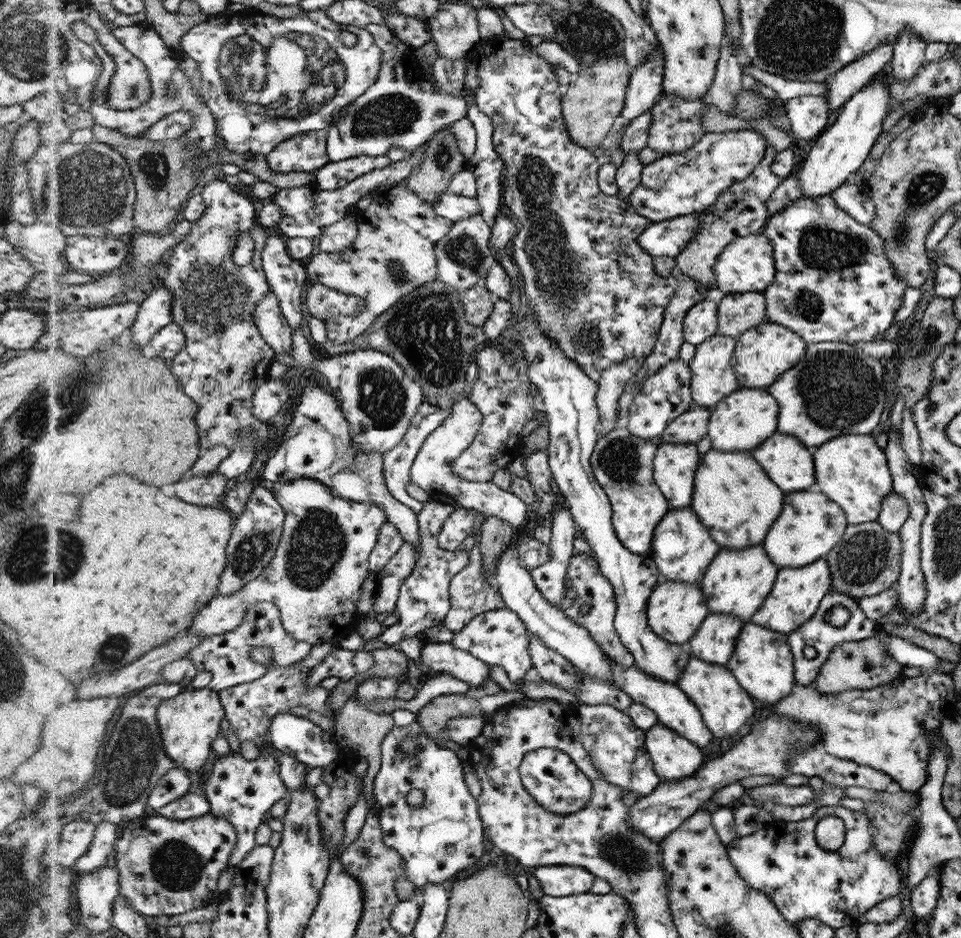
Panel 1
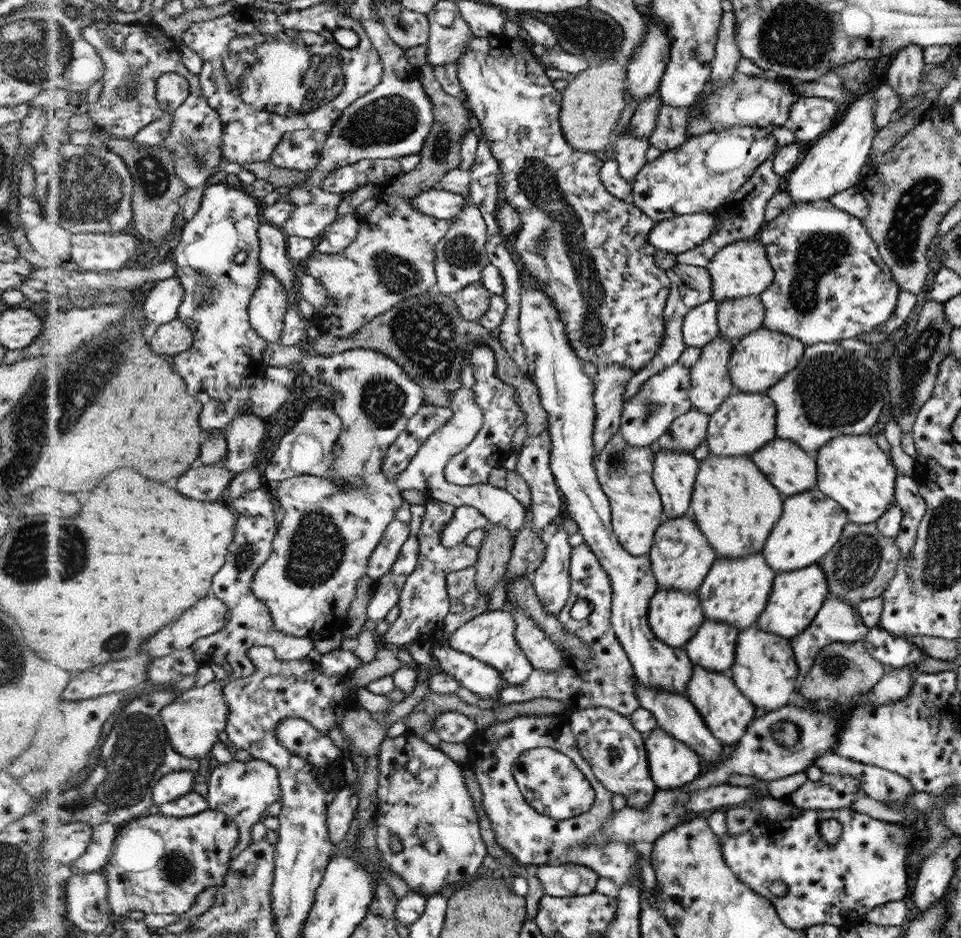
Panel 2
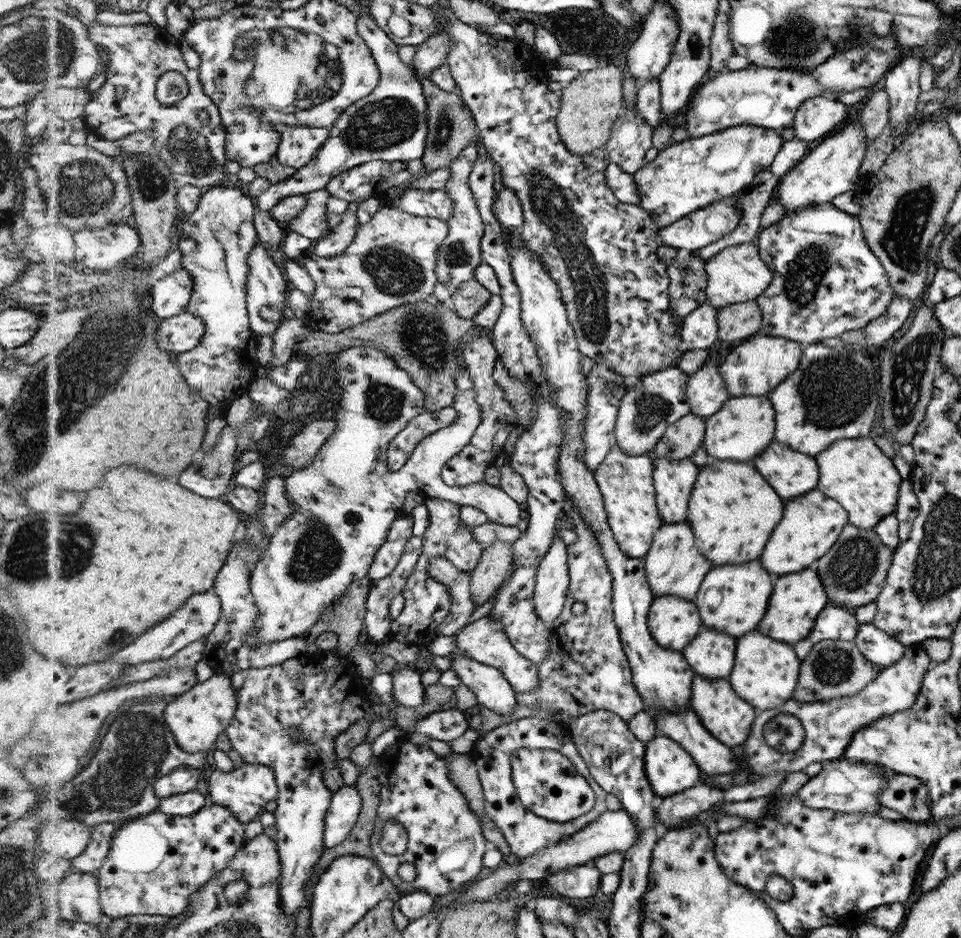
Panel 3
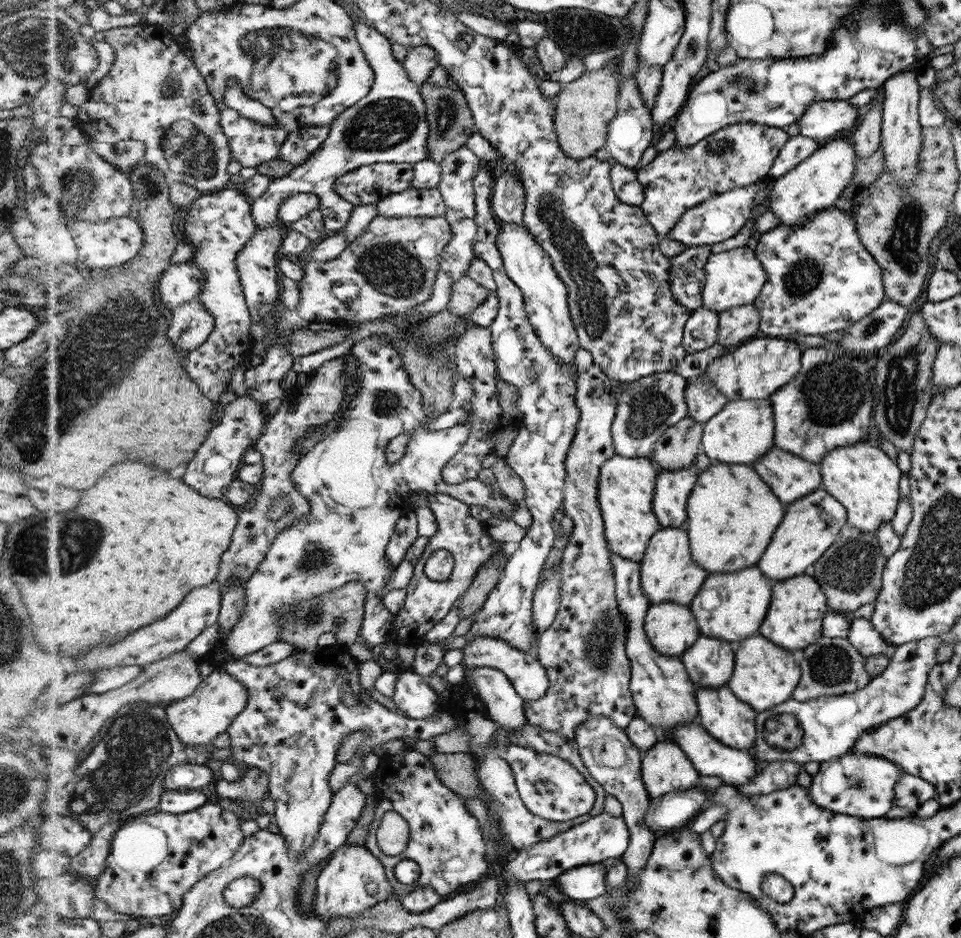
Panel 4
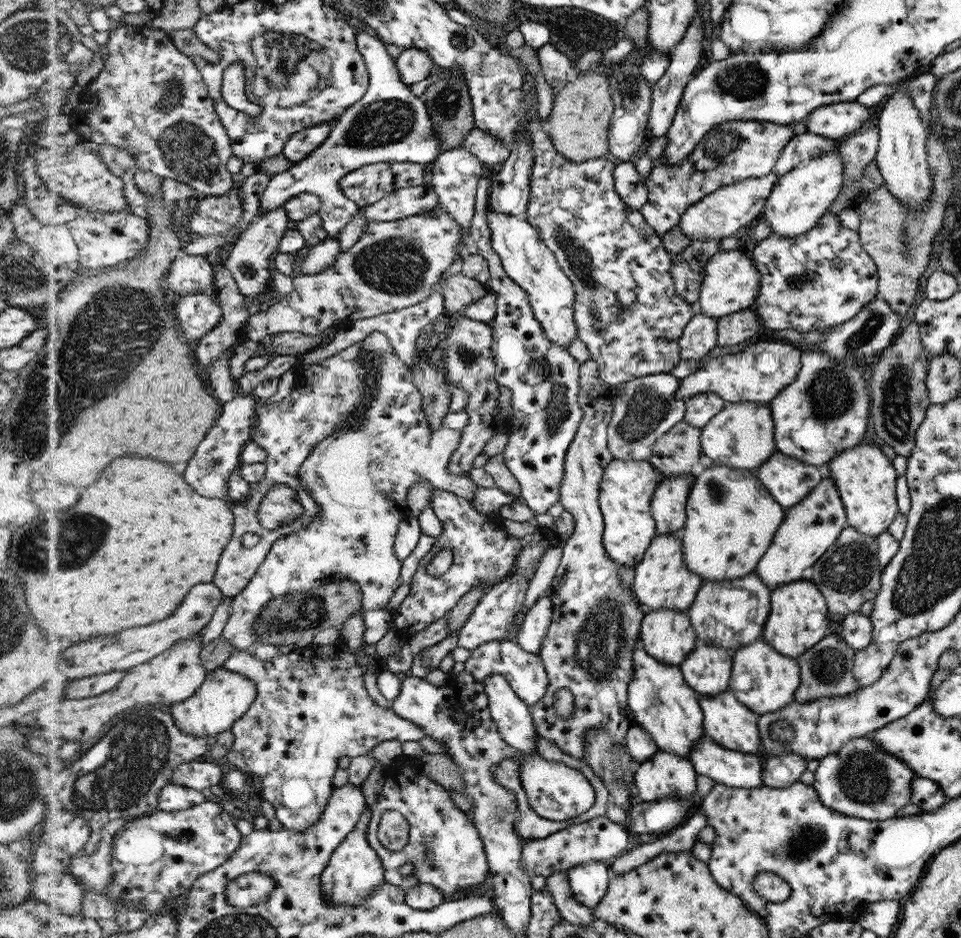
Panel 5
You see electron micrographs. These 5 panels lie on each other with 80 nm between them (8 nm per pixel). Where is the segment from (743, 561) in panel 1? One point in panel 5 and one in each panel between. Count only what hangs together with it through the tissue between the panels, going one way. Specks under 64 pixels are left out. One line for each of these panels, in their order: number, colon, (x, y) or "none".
2: (736, 591)
3: (733, 599)
4: (732, 607)
5: (732, 613)

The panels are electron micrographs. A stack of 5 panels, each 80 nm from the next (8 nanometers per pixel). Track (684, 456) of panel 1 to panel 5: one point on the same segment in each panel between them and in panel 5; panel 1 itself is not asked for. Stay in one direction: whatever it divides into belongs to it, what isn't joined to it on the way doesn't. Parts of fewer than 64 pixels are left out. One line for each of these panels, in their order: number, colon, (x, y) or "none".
2: (675, 472)
3: (675, 479)
4: (674, 487)
5: (669, 505)

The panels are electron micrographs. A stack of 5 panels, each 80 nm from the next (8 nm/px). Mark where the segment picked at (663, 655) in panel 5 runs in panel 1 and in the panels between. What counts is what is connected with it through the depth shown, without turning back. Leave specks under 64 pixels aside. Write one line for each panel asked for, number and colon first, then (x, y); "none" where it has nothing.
1: (676, 610)
2: (675, 617)
3: (674, 622)
4: (672, 628)

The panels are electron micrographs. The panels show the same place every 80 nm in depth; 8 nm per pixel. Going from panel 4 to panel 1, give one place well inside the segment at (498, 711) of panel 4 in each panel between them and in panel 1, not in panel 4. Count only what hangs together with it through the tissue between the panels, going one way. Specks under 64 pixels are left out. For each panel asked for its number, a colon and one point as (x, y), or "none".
1: (442, 657)
2: (485, 681)
3: (492, 689)

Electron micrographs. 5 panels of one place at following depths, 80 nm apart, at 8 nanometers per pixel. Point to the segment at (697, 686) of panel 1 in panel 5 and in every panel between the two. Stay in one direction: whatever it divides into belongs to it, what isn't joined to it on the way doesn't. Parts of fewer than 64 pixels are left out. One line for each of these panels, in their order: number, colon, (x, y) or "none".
2: (726, 711)
3: (727, 717)
4: (728, 719)
5: (727, 721)

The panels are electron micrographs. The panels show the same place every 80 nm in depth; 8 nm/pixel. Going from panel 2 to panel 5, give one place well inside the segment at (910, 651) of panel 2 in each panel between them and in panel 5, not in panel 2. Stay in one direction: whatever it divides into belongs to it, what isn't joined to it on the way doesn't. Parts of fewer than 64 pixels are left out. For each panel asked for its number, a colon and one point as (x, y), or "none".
3: (881, 649)
4: (863, 636)
5: (856, 629)

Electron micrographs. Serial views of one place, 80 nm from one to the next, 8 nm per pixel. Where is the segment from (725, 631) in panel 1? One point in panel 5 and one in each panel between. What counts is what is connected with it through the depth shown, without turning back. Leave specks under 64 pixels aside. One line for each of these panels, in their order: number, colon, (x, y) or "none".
2: (713, 647)
3: (712, 653)
4: (710, 662)
5: (708, 669)

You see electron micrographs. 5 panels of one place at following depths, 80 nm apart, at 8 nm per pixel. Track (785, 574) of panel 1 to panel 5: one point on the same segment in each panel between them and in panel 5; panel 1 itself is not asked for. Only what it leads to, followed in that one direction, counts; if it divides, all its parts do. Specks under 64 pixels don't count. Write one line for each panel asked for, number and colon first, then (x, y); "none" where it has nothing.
2: (798, 595)
3: (798, 598)
4: (795, 618)
5: (798, 620)

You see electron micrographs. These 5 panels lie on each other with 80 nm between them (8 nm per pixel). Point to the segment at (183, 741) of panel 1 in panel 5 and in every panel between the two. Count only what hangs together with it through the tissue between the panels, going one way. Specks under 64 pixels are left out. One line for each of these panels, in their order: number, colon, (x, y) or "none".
2: (195, 721)
3: (198, 717)
4: (199, 719)
5: (225, 697)

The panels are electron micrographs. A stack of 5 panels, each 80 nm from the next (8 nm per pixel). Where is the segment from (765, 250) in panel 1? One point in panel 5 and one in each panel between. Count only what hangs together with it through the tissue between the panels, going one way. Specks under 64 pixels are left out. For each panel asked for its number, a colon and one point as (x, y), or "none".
2: (742, 269)
3: (738, 274)
4: (736, 277)
5: (731, 282)

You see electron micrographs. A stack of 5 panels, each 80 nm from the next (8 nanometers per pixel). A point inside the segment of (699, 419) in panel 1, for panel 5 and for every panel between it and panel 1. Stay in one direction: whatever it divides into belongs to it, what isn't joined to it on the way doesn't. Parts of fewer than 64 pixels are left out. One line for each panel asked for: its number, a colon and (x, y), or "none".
2: (686, 433)
3: (681, 440)
4: (678, 447)
5: (675, 453)

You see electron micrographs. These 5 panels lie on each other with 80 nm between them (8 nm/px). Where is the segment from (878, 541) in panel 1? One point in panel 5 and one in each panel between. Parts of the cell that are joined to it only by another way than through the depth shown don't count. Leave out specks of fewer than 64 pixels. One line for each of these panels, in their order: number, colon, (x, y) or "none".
2: (860, 567)
3: (855, 569)
4: (851, 572)
5: (849, 574)

